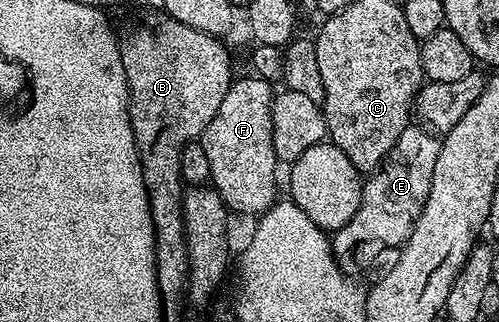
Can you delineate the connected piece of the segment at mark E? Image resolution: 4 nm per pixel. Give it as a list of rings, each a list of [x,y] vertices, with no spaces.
[[[425,126],[407,127],[381,167],[362,183],[361,205],[355,210],[355,218],[331,236],[333,256],[346,276],[356,277],[357,272],[367,271],[380,256],[396,253],[407,242],[427,202],[440,149],[438,133]]]

